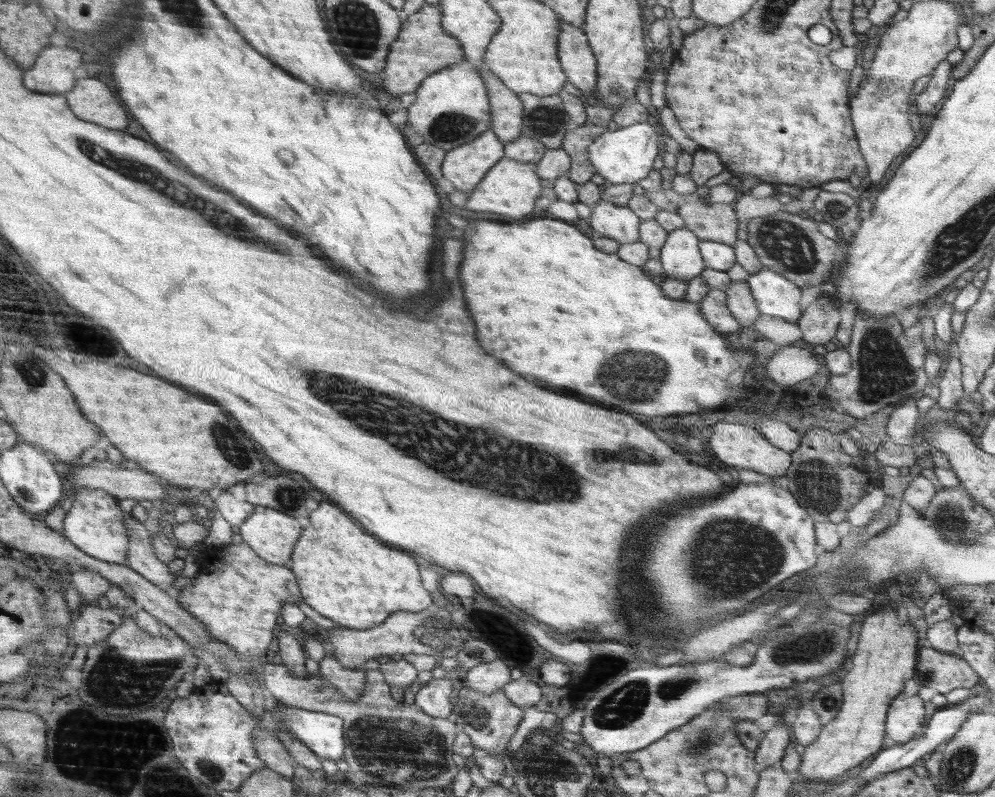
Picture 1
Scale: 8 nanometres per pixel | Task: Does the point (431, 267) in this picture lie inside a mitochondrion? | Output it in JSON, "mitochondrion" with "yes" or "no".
{"mitochondrion":"no"}

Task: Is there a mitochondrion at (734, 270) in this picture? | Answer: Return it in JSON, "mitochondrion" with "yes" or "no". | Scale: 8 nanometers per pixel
{"mitochondrion":"no"}

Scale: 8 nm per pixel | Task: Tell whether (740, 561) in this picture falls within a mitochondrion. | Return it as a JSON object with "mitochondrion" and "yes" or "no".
{"mitochondrion":"yes"}

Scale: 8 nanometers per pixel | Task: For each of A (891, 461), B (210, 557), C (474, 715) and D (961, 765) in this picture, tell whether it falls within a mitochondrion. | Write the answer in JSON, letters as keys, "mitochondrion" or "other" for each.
{"A":"other","B":"other","C":"mitochondrion","D":"mitochondrion"}

